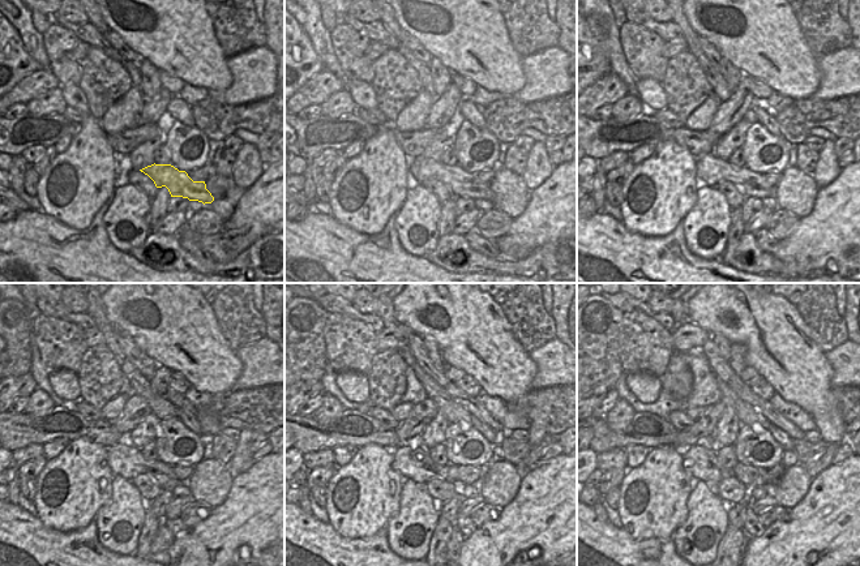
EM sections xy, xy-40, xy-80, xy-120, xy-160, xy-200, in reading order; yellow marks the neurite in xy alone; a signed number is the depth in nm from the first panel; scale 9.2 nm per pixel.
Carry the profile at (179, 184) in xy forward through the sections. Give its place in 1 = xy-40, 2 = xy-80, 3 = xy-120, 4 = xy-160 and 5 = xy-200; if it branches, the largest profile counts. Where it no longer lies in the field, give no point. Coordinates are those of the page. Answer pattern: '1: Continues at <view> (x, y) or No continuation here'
1: Continues at xy-40 (461, 183)
2: Continues at xy-80 (713, 170)
3: Continues at xy-120 (125, 461)
4: Continues at xy-160 (413, 461)
5: Continues at xy-200 (700, 461)

